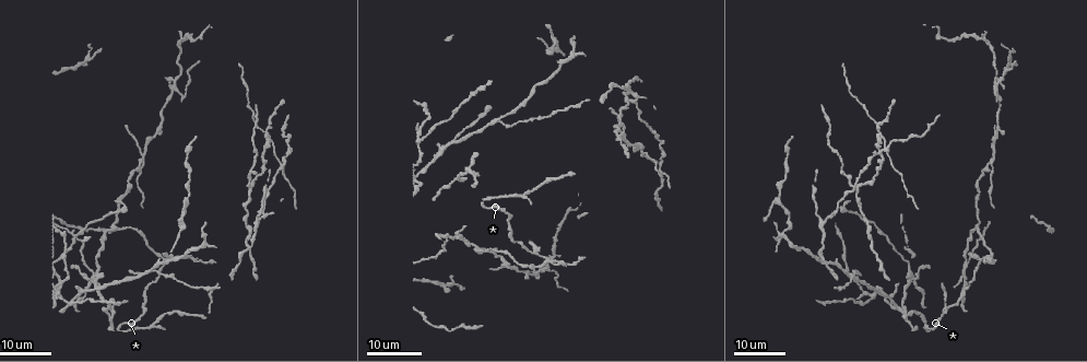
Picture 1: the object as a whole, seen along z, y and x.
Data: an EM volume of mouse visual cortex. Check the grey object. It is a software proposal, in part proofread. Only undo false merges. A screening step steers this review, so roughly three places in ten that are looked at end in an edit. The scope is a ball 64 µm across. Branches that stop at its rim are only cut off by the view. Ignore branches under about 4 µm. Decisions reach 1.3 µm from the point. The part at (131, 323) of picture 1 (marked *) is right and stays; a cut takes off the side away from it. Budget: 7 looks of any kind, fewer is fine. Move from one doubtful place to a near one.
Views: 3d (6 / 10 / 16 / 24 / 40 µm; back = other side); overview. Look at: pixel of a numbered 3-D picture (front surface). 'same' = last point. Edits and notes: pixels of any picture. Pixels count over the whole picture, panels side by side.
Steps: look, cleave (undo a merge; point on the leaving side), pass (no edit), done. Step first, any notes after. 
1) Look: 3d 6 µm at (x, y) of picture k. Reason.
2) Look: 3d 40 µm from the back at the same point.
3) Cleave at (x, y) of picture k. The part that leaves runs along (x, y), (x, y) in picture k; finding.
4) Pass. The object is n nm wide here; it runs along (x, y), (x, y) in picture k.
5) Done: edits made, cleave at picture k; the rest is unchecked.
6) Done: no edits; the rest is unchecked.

Look: 3d 16 µm at (964, 275) of picture 1. Four-way junction.

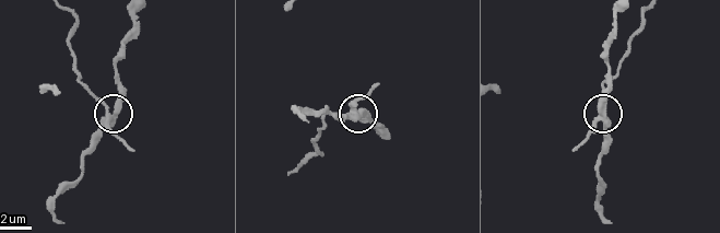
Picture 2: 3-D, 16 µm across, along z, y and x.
Look: 3d 6 µm at (351, 112) of picture 2.

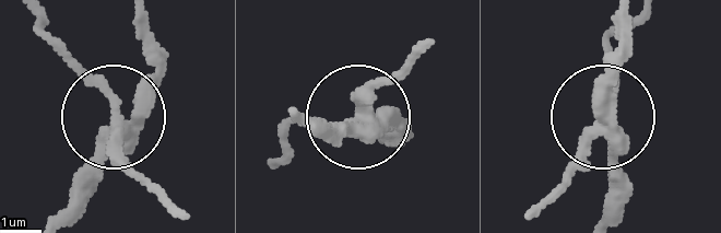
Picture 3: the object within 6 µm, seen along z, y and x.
Cleave at (85, 80) of picture 3. 4 arms meet here; the part that leaves runs along (125, 126), (51, 46), (37, 14) in picture 3; two neurons meet here.

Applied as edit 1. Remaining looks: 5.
Look: overview.

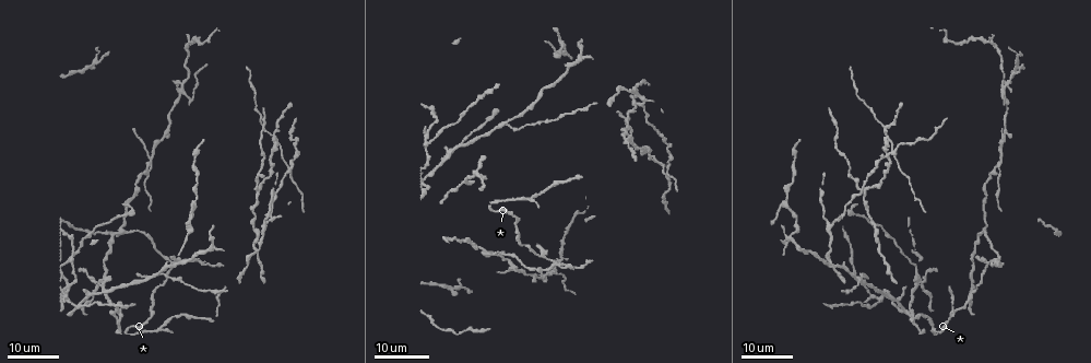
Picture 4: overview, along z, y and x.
Look: 3d 24 µm at (133, 195) of picture 4. Narrows sharply.

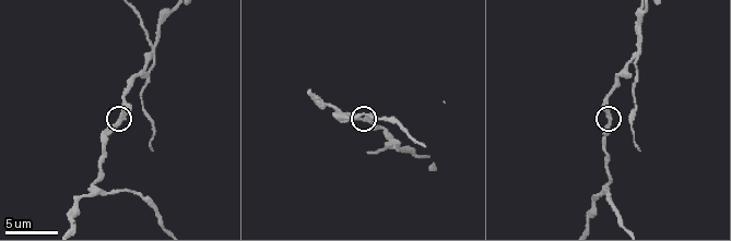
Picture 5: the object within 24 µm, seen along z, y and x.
Look: 3d 6 µm at (117, 123) of picture 5.

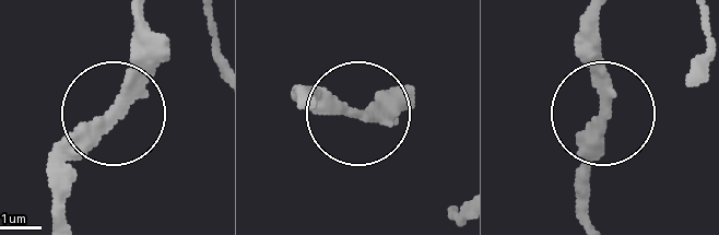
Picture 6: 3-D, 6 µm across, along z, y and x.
Pass. It runs along (585, 209), (585, 145), (602, 115), (594, 10) in picture 6; all the same neuron.

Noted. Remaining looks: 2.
Look: 3d 6 µm at (338, 115) of picture 5. Three arms meet.

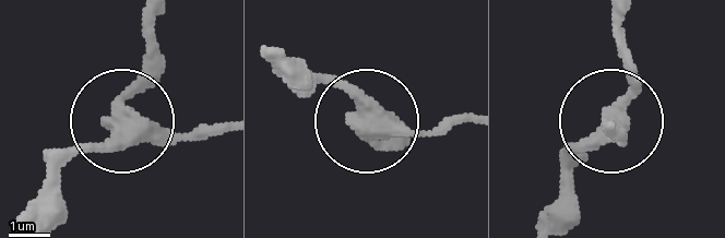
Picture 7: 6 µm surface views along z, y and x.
Look: 3d 6 µm from the back at (617, 116) of picture 7.

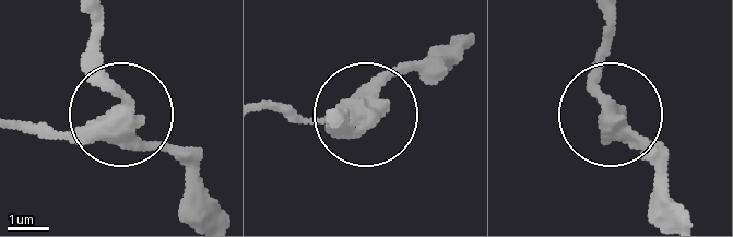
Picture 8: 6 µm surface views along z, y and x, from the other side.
Pass. The object is 320 nm wide here; it runs along (22, 130), (105, 130), (126, 119), (185, 168) in picture 8; one neuron here.

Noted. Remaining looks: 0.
Done: edits made, cleave at picture 3; the rest is unchecked.

